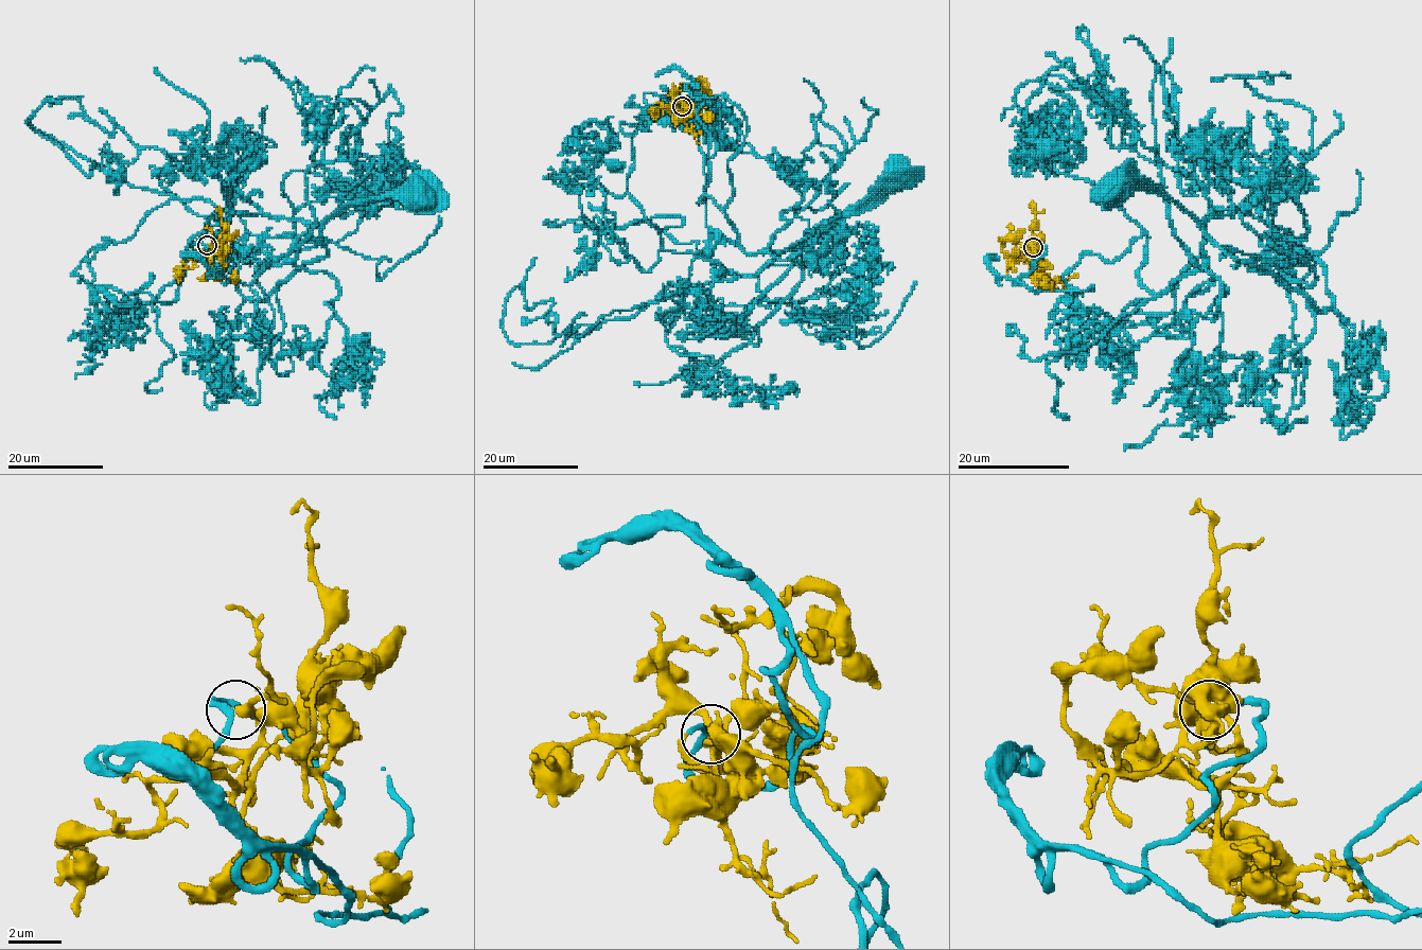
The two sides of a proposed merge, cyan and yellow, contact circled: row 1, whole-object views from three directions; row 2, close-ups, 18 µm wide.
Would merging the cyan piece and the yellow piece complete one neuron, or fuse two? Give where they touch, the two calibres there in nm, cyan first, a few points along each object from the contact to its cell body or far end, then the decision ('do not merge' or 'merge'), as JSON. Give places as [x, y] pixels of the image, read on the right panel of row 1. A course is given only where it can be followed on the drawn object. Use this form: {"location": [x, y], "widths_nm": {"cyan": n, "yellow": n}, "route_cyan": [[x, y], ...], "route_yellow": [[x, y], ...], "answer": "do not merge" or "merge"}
{"location": [1033, 247], "widths_nm": {"cyan": 220, "yellow": 320}, "route_cyan": [[1033, 246], [1013, 281], [1034, 292], [1145, 234], [1153, 293], [1207, 270], [1174, 200], [1112, 187]], "route_yellow": [[1033, 246], [1037, 249], [1038, 259], [1030, 263], [1029, 261], [1038, 265], [1034, 273], [1040, 284], [1038, 292]], "answer": "merge"}

